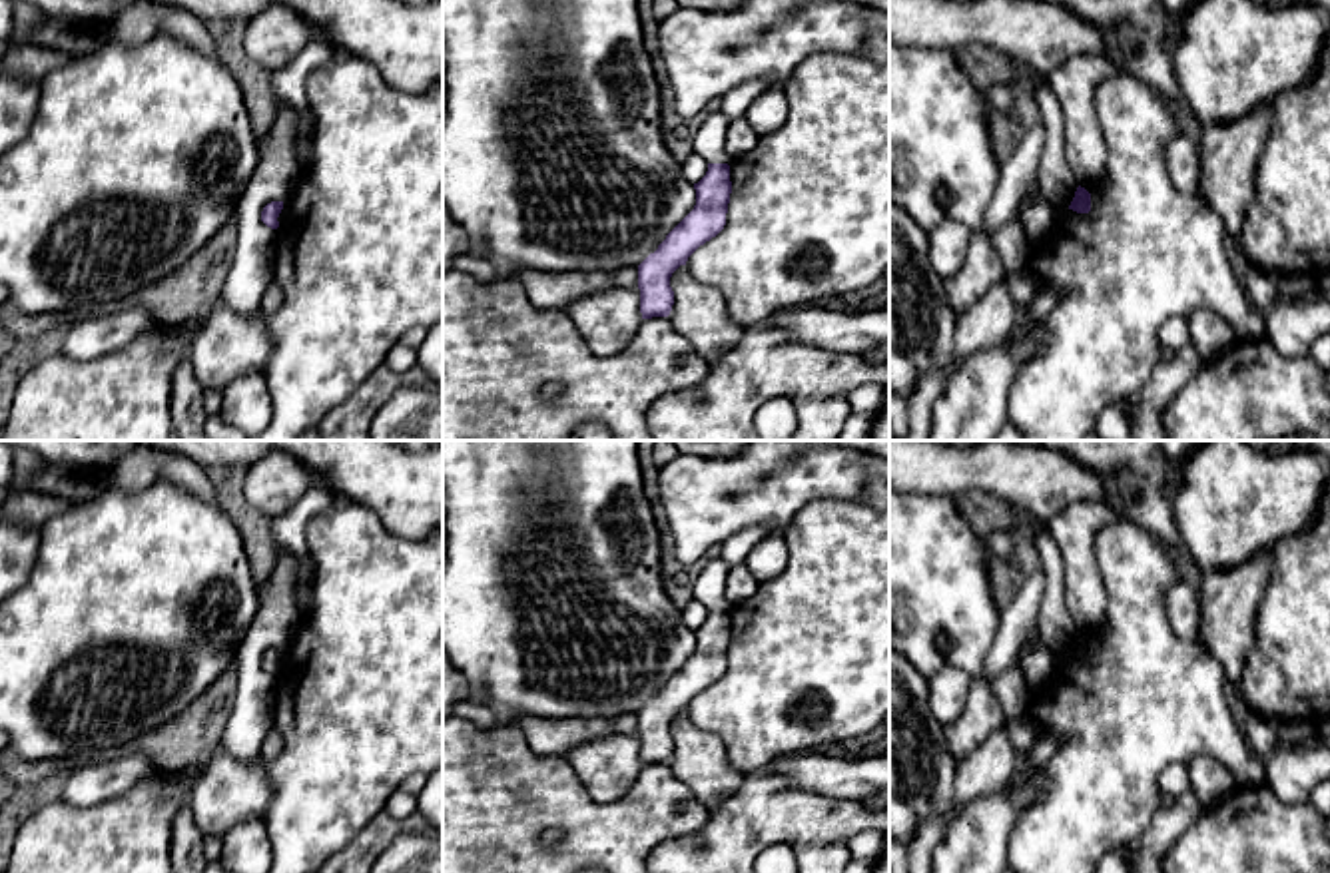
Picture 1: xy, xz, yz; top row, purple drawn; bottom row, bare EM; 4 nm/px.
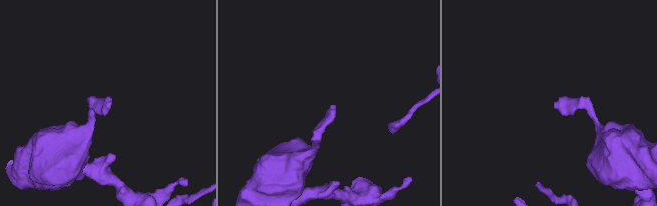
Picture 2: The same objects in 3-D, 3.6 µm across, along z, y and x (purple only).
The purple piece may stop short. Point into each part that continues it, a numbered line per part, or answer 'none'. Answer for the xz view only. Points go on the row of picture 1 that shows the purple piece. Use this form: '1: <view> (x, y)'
1: xz (708, 140)

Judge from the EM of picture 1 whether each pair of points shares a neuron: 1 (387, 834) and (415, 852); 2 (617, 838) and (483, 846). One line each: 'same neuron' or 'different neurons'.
1: different neurons
2: same neuron

